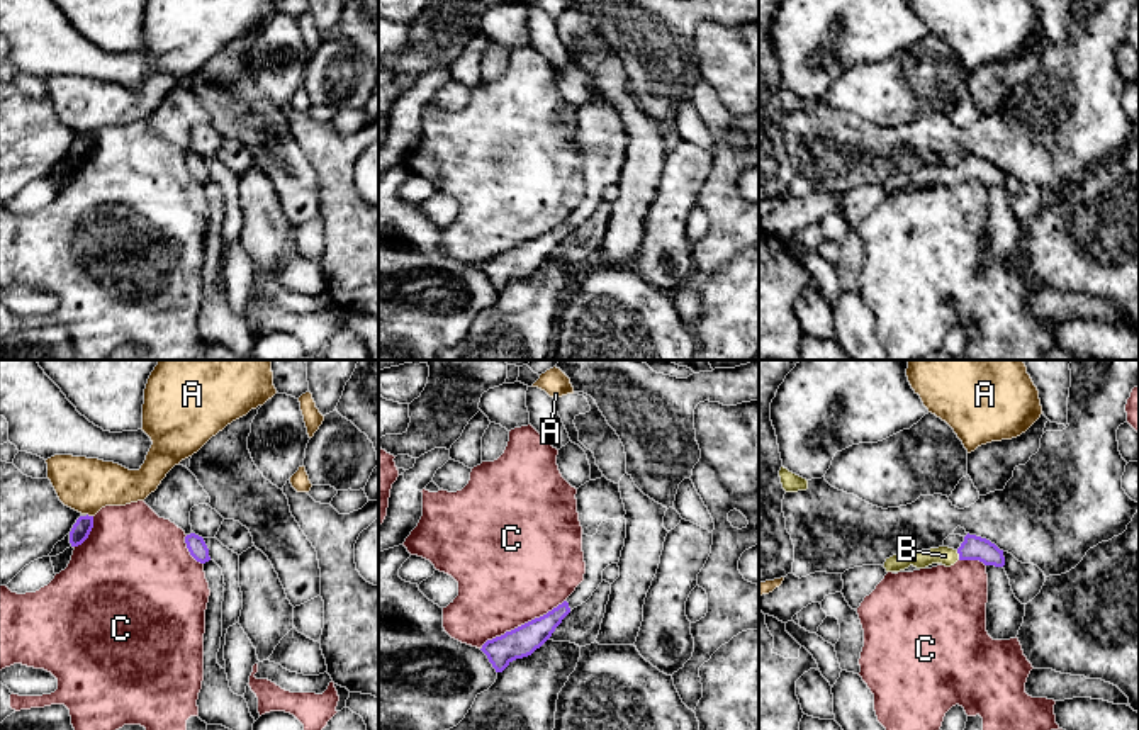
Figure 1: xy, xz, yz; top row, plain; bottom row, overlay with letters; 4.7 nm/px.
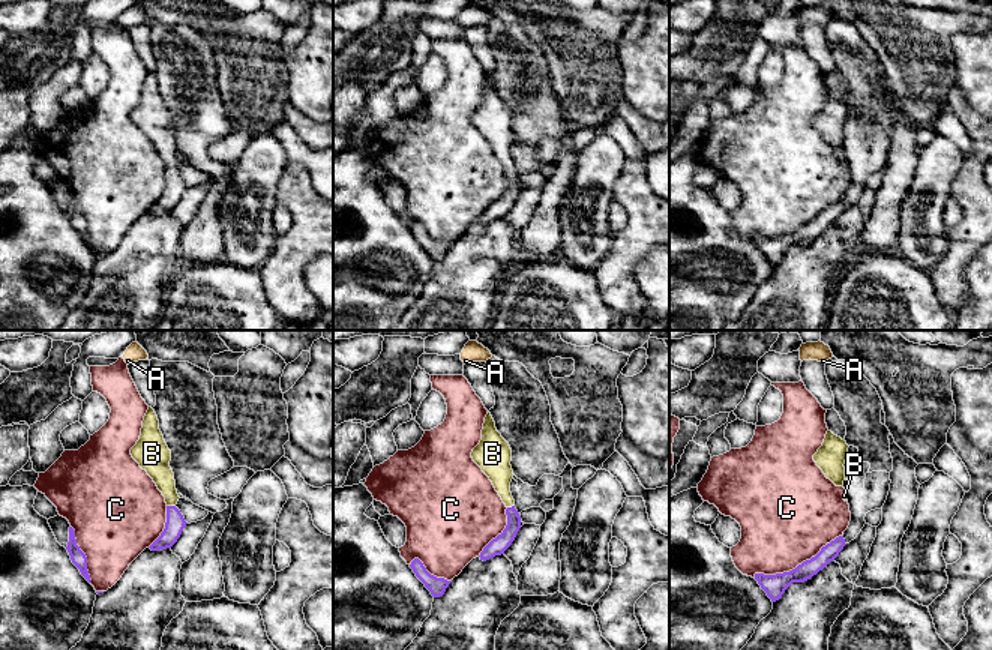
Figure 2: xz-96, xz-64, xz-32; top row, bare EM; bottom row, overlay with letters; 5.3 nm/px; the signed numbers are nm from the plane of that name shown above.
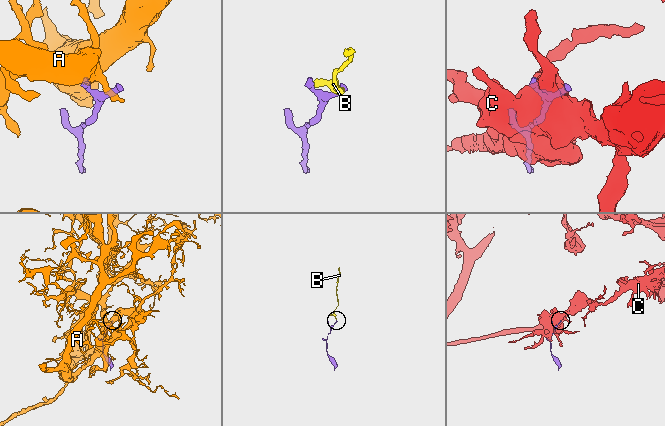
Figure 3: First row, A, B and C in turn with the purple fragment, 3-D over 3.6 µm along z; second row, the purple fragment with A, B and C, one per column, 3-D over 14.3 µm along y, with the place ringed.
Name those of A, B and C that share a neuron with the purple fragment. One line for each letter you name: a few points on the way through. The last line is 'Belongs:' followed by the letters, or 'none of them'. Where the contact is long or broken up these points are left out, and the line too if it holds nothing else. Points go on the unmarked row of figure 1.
B: way yz (973, 167), (959, 175), (944, 175)
Belongs: B

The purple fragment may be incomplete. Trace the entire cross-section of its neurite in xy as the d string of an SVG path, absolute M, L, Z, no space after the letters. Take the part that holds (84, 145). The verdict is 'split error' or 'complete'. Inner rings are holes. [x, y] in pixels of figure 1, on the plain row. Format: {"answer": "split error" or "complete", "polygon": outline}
{"answer": "complete", "polygon": "M80 136L70 151L71 166L81 165L93 148L93 136Z"}

